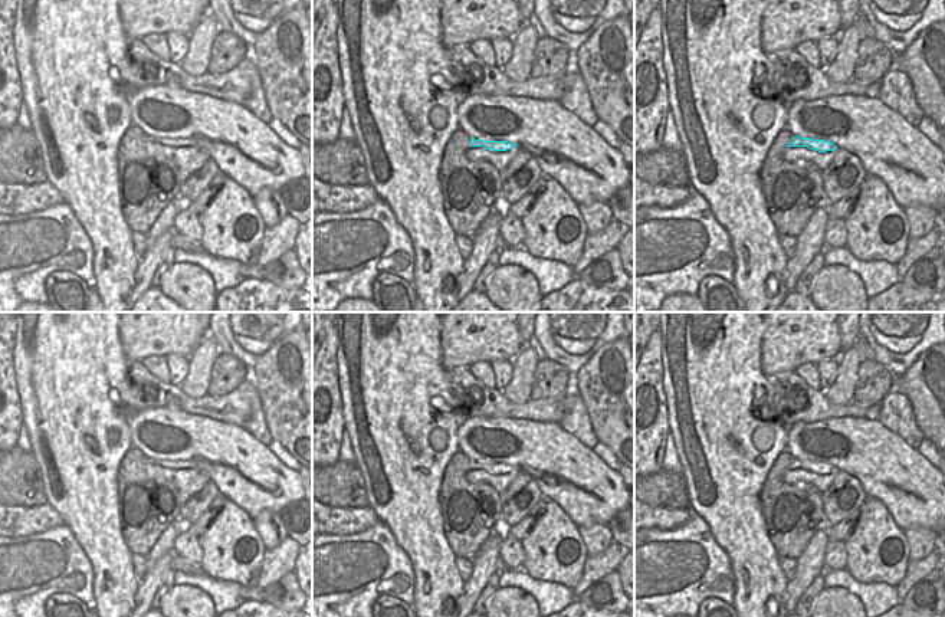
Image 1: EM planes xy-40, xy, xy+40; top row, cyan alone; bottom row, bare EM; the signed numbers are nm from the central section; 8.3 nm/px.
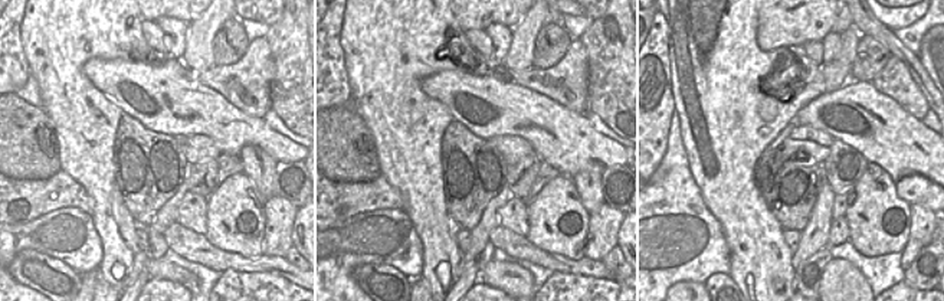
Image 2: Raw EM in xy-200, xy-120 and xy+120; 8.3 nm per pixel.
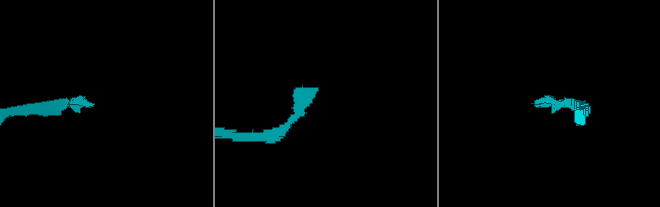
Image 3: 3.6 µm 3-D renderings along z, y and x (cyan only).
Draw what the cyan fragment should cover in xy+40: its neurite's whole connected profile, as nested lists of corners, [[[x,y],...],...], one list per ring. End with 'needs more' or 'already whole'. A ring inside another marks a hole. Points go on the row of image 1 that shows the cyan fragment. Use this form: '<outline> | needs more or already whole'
[[[794,137],[784,151],[784,160],[793,164],[810,164],[813,167],[826,170],[837,148],[833,142],[824,140],[800,138]]] | needs more

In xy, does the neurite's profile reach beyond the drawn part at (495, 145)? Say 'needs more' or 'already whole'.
needs more

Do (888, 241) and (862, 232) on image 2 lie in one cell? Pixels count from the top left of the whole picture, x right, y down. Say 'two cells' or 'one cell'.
one cell

